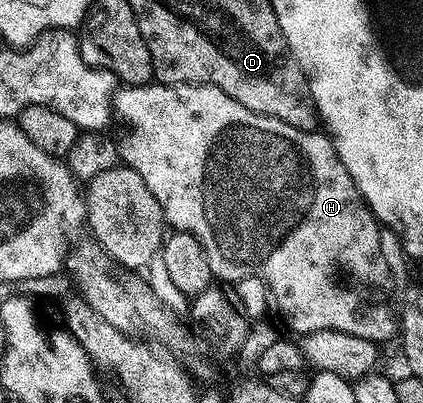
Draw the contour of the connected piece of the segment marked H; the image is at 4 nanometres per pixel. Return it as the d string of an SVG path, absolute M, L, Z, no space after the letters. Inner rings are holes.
M152 81L146 87L120 86L113 95L113 115L116 120L119 118L127 126L123 139L118 140L120 160L137 173L141 173L141 181L149 185L149 193L153 193L153 197L157 197L157 205L161 205L166 226L175 231L188 231L201 241L209 257L212 276L219 278L220 275L221 278L227 279L231 271L237 270L238 267L248 267L246 270L250 274L258 275L267 282L274 306L276 303L283 310L288 325L293 330L300 331L300 336L308 336L317 330L339 330L341 333L355 334L372 341L396 338L397 323L387 323L387 319L383 319L383 303L375 303L379 295L387 294L384 291L375 291L375 295L367 299L367 291L363 291L367 283L371 283L371 287L379 287L379 279L383 279L383 263L379 263L379 259L385 254L385 248L379 240L380 224L363 199L363 194L357 189L353 177L349 177L341 157L335 152L335 147L326 134L302 131L280 119L253 113L253 109L245 109L241 101L229 97L229 93L208 83ZM347 275L351 275L351 279L363 279L363 283L339 283L339 279L347 279Z

